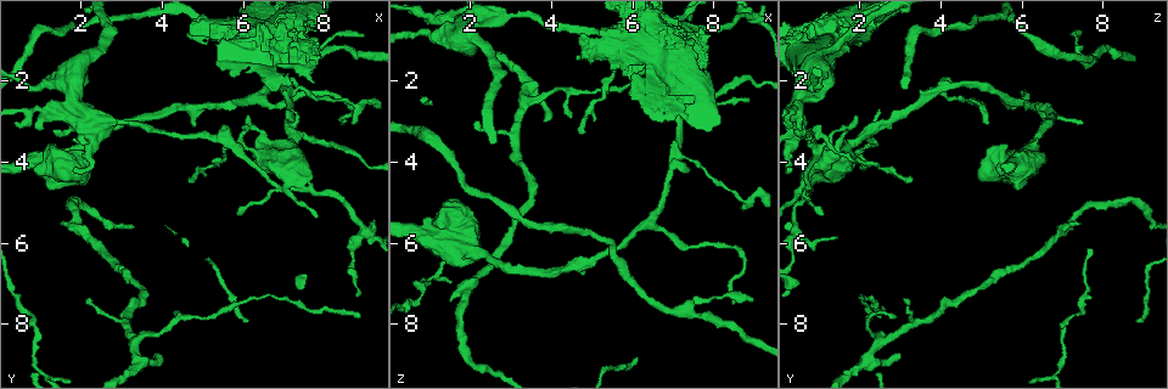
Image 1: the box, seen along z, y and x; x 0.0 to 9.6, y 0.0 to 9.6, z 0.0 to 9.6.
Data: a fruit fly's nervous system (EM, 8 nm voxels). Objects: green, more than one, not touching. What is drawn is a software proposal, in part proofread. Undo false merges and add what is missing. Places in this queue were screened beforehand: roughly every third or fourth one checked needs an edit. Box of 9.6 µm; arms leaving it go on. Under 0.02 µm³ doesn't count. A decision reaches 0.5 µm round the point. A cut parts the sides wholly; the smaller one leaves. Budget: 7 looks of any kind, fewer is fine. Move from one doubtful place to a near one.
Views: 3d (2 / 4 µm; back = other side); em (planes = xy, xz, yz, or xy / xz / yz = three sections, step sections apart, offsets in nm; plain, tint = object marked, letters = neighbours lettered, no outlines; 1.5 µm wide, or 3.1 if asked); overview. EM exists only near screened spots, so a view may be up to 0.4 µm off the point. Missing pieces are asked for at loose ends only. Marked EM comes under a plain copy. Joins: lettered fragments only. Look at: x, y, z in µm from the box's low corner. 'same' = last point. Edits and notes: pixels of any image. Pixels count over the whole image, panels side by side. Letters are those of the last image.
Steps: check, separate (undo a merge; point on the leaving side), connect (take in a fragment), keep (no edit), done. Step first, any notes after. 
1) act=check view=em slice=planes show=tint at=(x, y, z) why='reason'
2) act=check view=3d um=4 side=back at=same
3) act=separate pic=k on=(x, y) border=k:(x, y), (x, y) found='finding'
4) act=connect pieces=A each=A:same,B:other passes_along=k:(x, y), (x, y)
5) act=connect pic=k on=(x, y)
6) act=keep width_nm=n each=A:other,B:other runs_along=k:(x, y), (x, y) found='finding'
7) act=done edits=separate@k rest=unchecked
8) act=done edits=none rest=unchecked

act=check view=3d um=2 at=(8.85, 7.90, 2.55) why='long arm stops here'

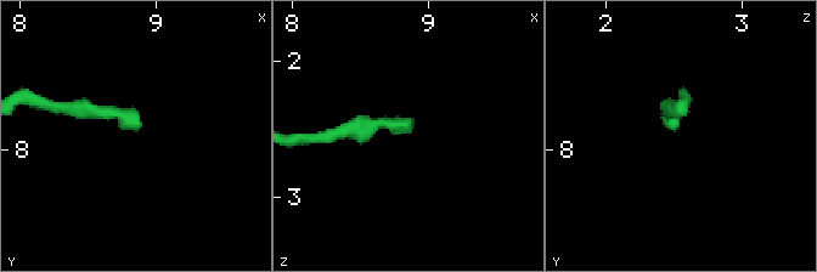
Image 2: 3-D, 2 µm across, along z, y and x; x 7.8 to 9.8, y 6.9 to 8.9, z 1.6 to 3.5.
act=check view=em slice=planes show=letters at=(8.84, 7.84, 2.52) why='need the tissue'

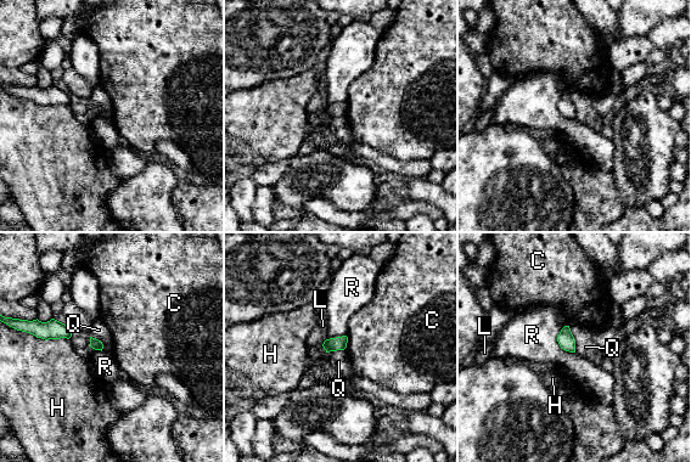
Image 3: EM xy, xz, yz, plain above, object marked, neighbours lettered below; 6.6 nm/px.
act=keep each=C:other,H:other,L:other,Q:other,R:other border=3:(568, 326), (574, 339), (576, 351) found='no lettered fragment goes on from it'

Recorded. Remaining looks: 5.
act=check view=3d um=4 at=(6.05, 3.20, 1.45) why='closes a loop'

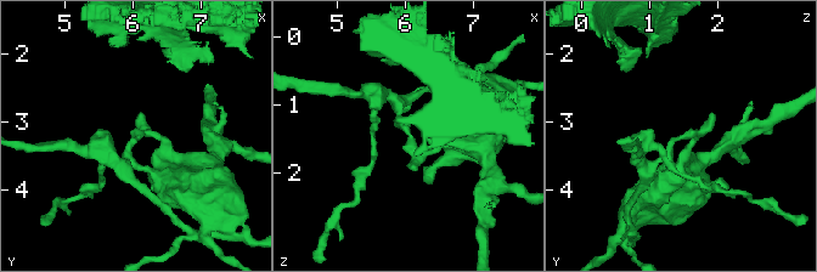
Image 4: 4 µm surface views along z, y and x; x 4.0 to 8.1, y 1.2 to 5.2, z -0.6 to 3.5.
act=check view=em slice=yz step=8 show=tint at=(6.15, 3.25, 1.45) why='need the tissue'

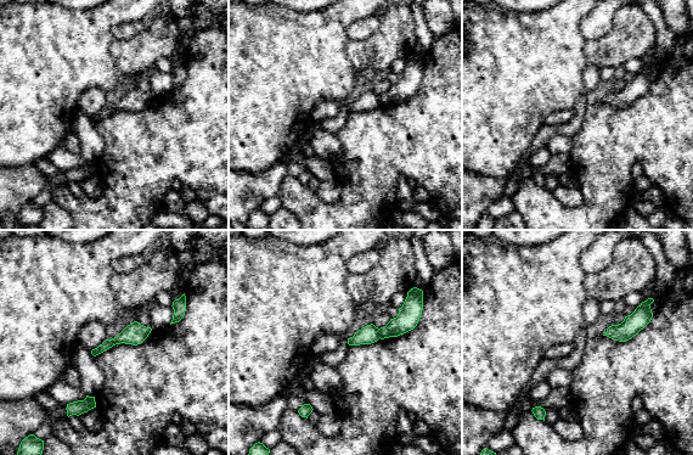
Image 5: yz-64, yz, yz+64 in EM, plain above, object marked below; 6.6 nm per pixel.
act=check view=em slice=planes show=letters at=same why='cut it another way'

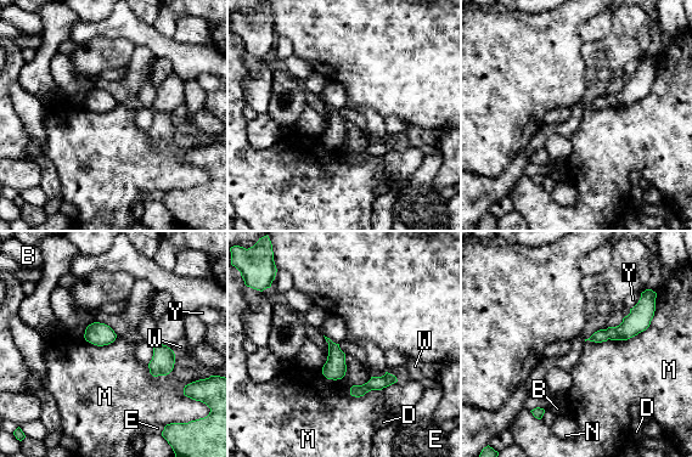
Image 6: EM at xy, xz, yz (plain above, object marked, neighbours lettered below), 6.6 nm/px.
act=separate pic=6 on=(601, 336) longest_contact=M:500nm each=B:other,D:other,E:other,M:other,N:other,W:other,Y:other border=6:(606, 329), (608, 338) found='a second neuron is stuck on'

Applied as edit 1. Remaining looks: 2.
act=done edits=separate@6 rest=unchecked

